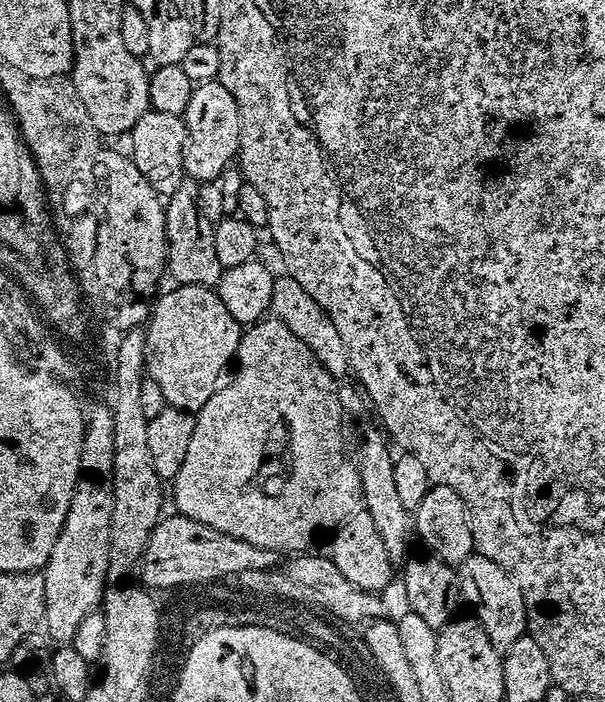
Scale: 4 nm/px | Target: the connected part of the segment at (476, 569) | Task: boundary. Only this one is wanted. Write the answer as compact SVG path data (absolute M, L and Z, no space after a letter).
M473 554L458 565L458 583L463 603L469 604L471 615L486 630L490 642L502 654L508 651L518 638L525 635L528 626L528 615L522 598L522 590L514 582L514 578L498 562L490 562L490 558Z

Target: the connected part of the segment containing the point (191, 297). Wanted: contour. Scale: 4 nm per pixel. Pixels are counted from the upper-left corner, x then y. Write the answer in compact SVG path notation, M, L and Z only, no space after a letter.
M181 284L173 289L173 292L159 297L162 315L151 313L156 324L149 320L146 324L152 332L152 347L146 355L146 372L151 380L158 382L165 405L195 414L218 391L220 375L239 353L242 328L213 289L197 284Z

